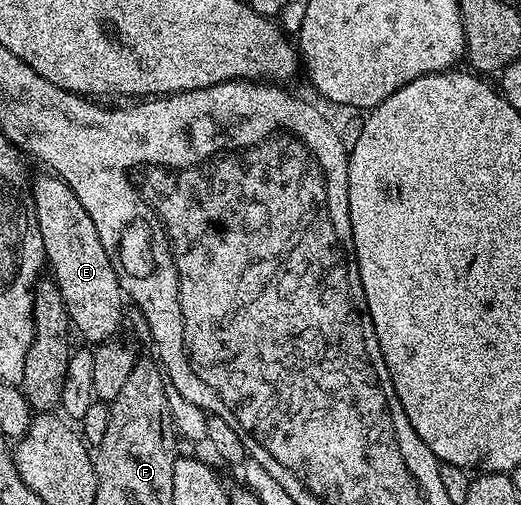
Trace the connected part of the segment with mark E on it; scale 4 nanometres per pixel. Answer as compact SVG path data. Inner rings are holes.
M46 176L36 181L34 178L30 182L46 264L55 272L53 280L61 291L61 299L65 299L74 332L76 329L85 340L91 341L87 343L110 341L118 334L115 332L125 325L123 288L113 271L109 255L105 255L105 247L101 247L101 235L97 235L97 227L93 227L89 211L81 207L81 199L73 195L73 191L60 177Z

